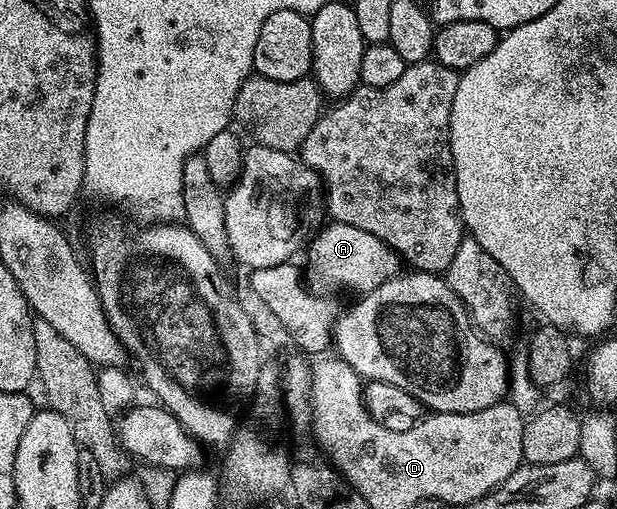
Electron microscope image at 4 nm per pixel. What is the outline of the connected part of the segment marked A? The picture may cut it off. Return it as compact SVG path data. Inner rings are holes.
M331 221L320 226L308 242L306 251L303 277L307 289L314 295L327 297L330 291L343 291L346 287L354 293L366 293L401 271L399 254L385 245L381 237L373 237L373 233L365 233L365 229L344 223Z

